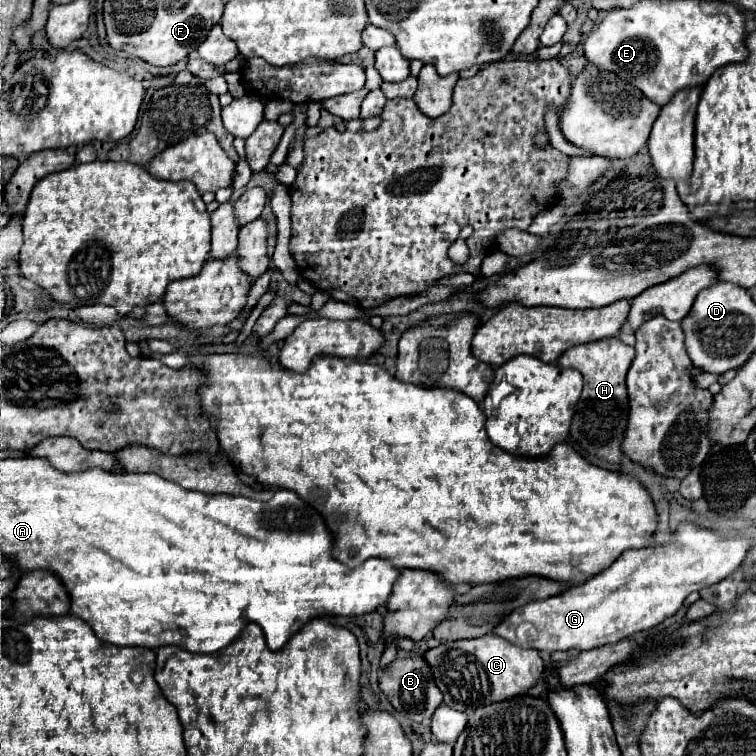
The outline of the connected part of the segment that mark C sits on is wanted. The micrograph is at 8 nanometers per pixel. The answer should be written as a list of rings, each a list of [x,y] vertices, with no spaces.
[[[498,634],[442,642],[438,648],[426,650],[424,656],[432,668],[432,676],[440,692],[444,694],[444,704],[460,712],[526,694],[528,688],[532,688],[544,676],[544,660],[538,650],[514,646]]]

